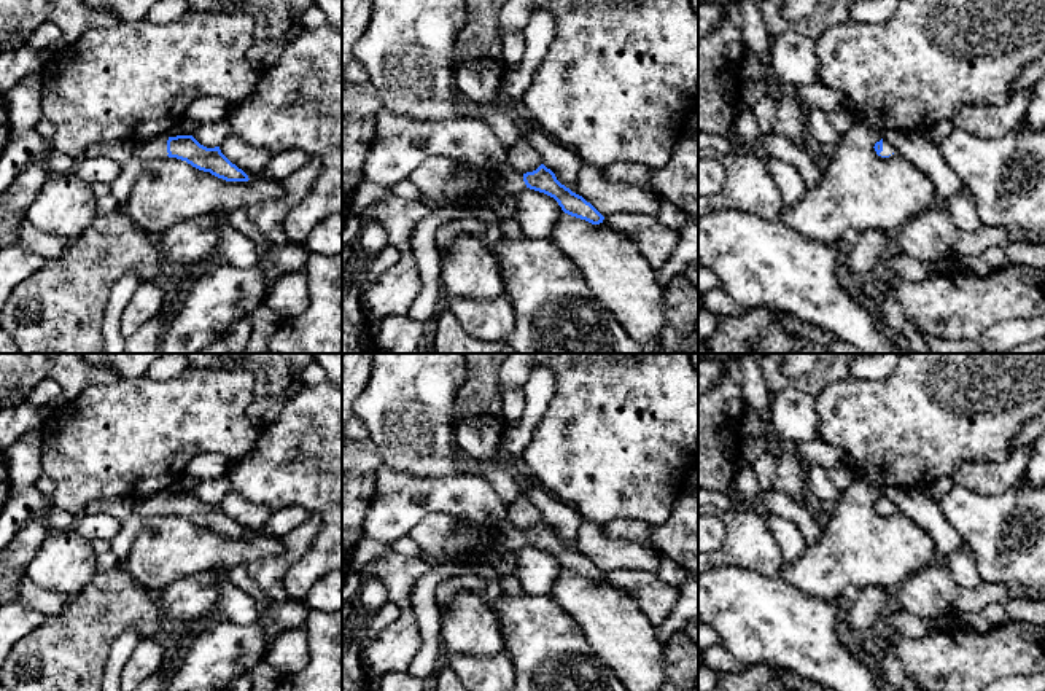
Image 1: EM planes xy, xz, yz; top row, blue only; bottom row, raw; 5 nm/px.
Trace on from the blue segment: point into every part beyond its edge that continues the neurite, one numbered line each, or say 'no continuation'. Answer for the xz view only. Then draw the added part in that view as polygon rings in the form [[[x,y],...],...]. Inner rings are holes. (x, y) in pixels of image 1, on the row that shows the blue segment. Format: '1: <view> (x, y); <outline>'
1: xz (505, 177); [[[498,161],[491,166],[491,178],[495,186],[517,194],[526,189],[523,172],[514,170],[507,162]]]

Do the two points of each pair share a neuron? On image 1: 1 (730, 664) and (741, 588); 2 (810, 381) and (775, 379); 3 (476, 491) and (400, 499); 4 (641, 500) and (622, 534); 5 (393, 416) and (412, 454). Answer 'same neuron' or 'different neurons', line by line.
1: different neurons
2: same neuron
3: same neuron
4: different neurons
5: same neuron

